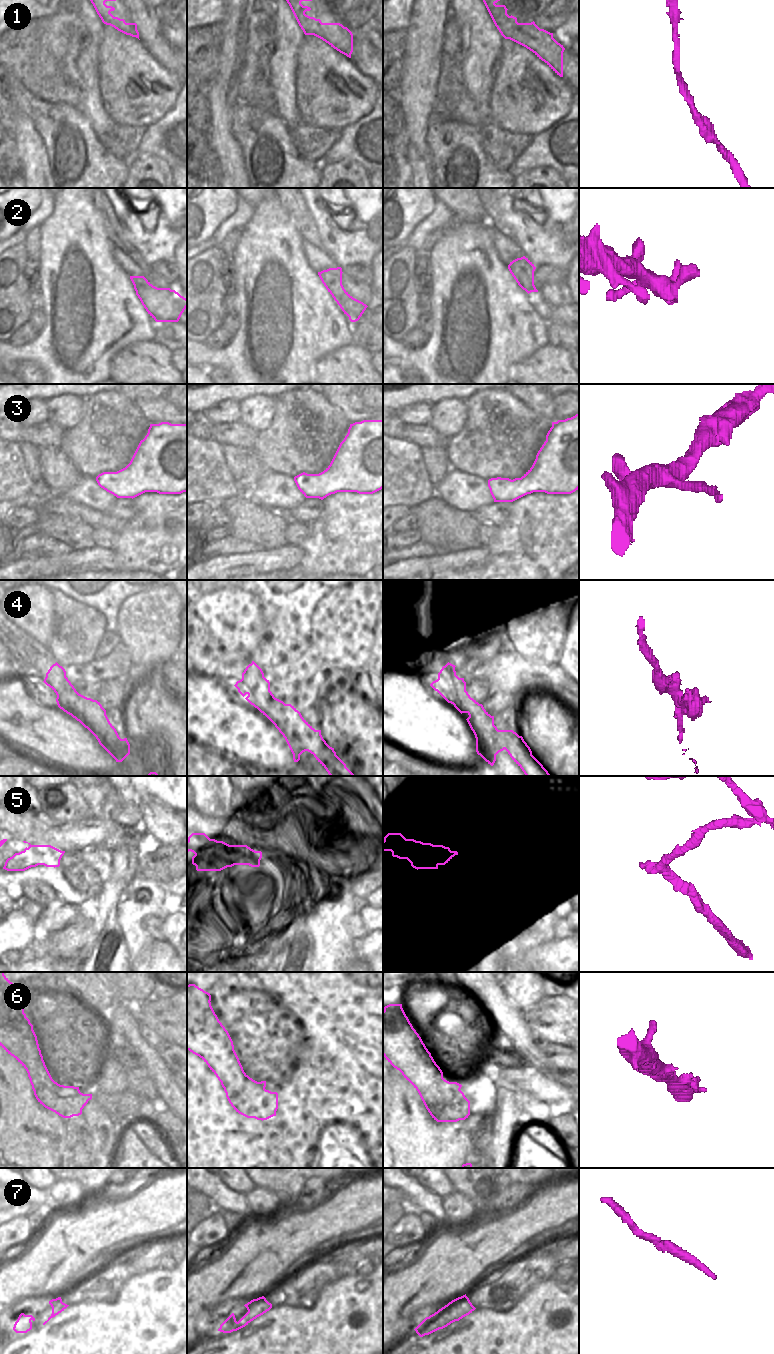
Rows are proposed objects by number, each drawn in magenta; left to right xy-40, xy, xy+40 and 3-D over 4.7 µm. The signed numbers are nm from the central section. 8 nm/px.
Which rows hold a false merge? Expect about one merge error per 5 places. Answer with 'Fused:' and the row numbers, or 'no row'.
Fused: 5.

